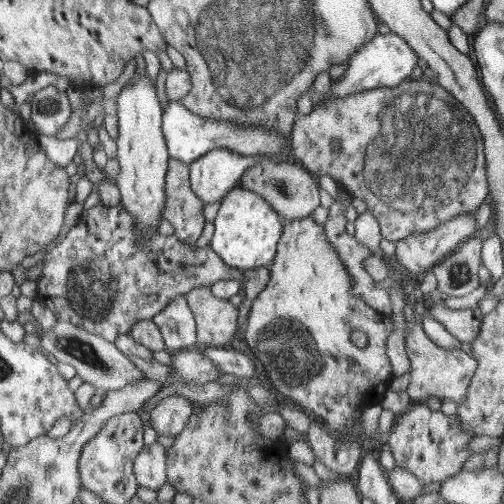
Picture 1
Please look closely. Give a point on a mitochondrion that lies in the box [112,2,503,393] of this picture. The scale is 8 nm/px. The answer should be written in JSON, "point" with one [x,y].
{"point":[420,157]}

